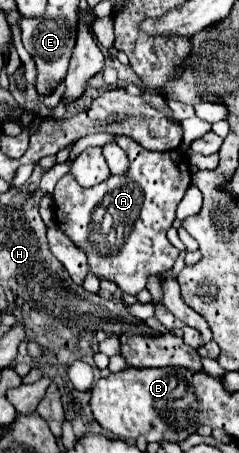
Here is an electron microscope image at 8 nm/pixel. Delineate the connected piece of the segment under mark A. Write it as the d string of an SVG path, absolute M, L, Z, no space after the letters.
M119 138L117 142L129 158L135 158L135 164L129 166L129 172L125 176L111 176L109 180L91 188L79 186L71 174L65 174L57 182L53 192L53 212L57 226L69 236L71 242L75 242L75 246L87 252L91 274L99 280L105 278L109 282L115 282L125 294L137 296L137 288L145 288L151 274L167 272L179 256L179 250L167 240L167 230L175 220L177 204L181 202L187 186L191 184L191 172L187 156L179 150L151 152L131 138Z

